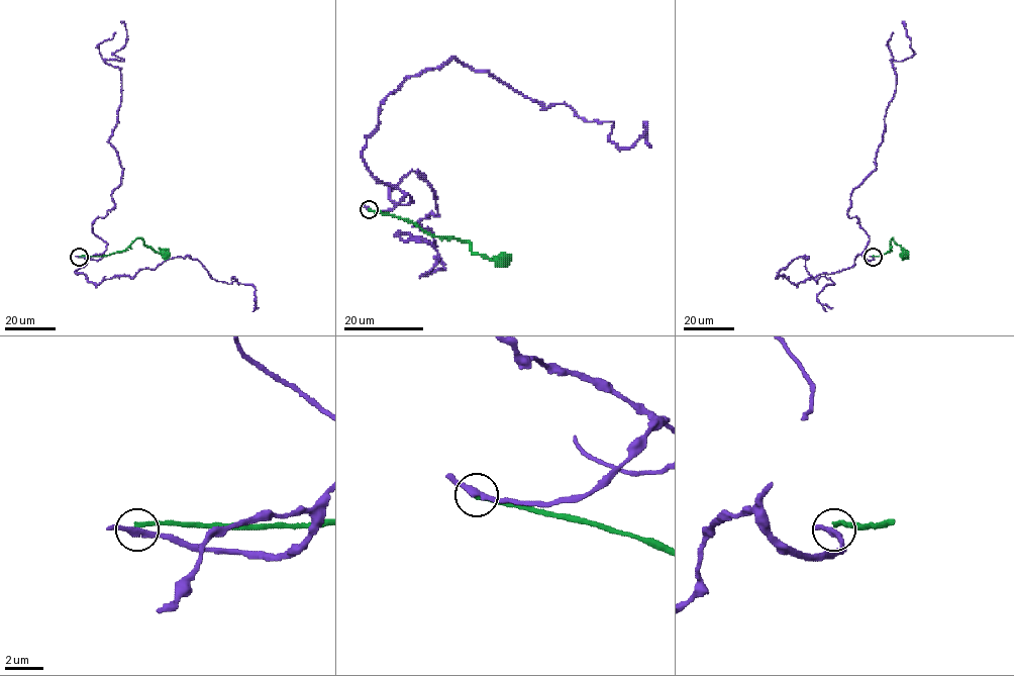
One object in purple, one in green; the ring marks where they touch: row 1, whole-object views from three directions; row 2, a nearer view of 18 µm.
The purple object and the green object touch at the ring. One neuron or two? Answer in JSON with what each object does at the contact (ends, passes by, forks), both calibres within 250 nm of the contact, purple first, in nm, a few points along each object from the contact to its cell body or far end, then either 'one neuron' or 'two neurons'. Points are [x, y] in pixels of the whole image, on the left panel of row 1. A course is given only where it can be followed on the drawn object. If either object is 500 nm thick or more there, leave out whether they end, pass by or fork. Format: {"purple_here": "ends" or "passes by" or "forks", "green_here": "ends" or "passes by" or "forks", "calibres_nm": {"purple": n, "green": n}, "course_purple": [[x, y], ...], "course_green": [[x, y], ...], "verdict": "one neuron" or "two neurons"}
{"purple_here": "passes by", "green_here": "ends", "calibres_nm": {"purple": 300, "green": 240}, "course_purple": [[80, 257], [102, 255], [75, 272], [96, 283], [189, 257], [217, 281], [251, 284], [259, 308]], "course_green": [[80, 257], [120, 252], [140, 237], [156, 252], [169, 254]], "verdict": "two neurons"}

